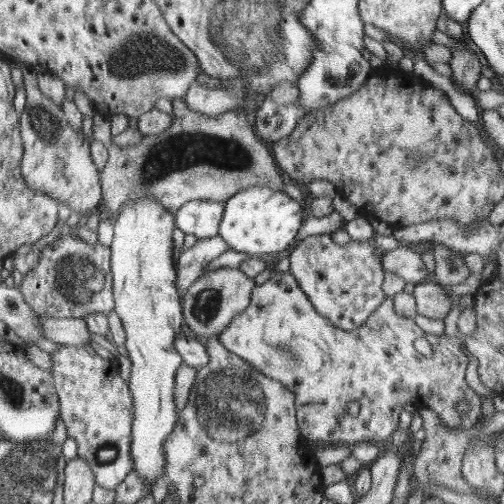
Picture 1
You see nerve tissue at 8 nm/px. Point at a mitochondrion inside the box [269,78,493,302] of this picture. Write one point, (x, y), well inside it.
(415, 158)

